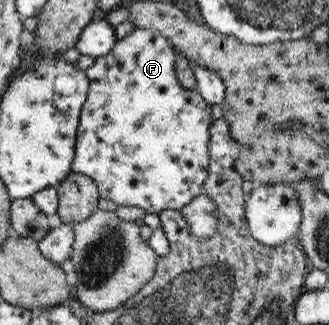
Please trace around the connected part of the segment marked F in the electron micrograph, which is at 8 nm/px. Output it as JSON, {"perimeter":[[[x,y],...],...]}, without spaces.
{"perimeter":[[[134,28],[130,34],[118,40],[111,52],[106,54],[106,57],[97,58],[93,66],[89,66],[85,72],[90,80],[90,88],[82,108],[81,122],[78,126],[77,154],[74,157],[72,172],[90,176],[98,186],[100,198],[107,198],[107,200],[115,202],[118,206],[137,206],[137,208],[143,208],[146,213],[159,214],[167,209],[180,211],[185,205],[189,205],[195,197],[203,192],[205,179],[208,175],[210,166],[209,128],[211,128],[214,117],[212,116],[211,106],[205,102],[199,92],[193,92],[193,89],[185,90],[179,84],[179,80],[175,76],[175,50],[169,46],[166,36],[161,35],[155,29]]]}

